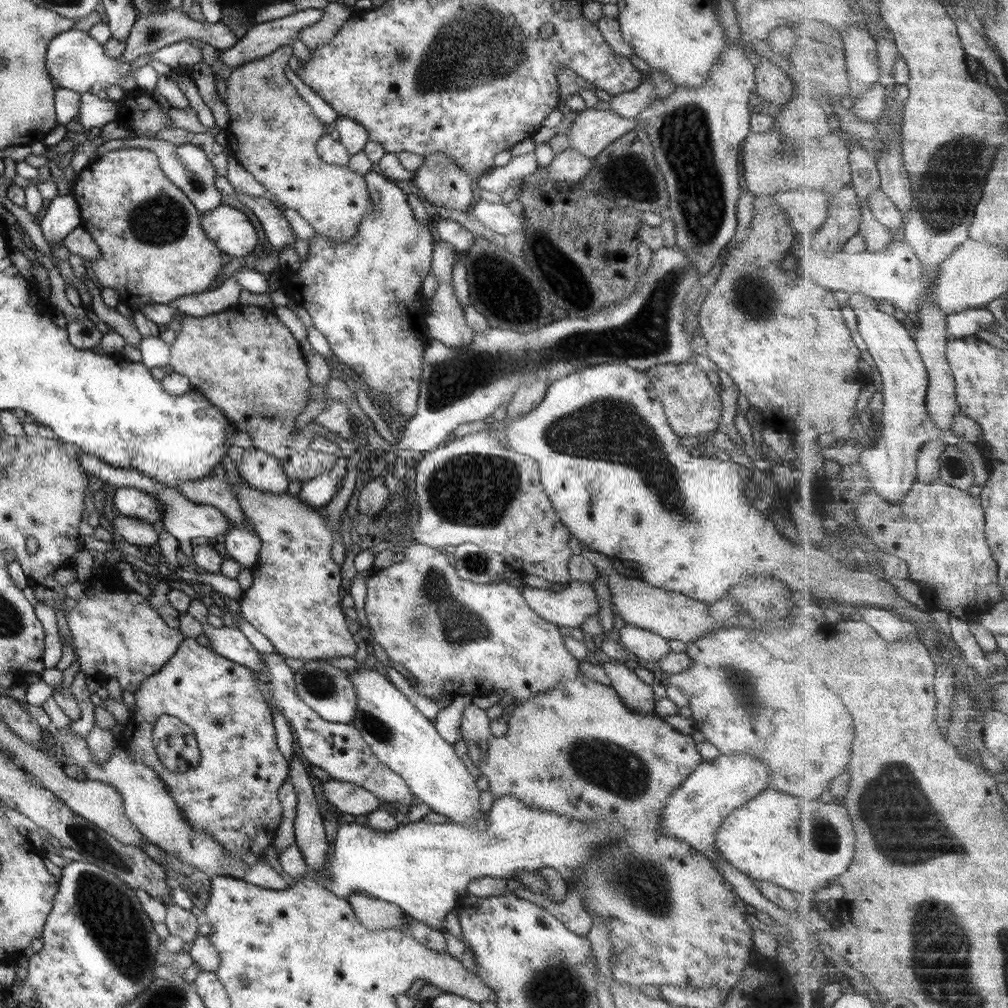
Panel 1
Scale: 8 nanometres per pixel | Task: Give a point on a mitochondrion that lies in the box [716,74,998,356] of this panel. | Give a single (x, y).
(951, 183)

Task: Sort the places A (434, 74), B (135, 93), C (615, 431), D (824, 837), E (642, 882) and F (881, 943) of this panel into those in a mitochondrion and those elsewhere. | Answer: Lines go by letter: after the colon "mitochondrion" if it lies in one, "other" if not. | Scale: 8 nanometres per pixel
A: mitochondrion
B: other
C: mitochondrion
D: mitochondrion
E: mitochondrion
F: other

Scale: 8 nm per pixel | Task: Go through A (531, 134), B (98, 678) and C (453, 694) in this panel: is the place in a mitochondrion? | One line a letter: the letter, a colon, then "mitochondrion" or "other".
A: other
B: other
C: other

